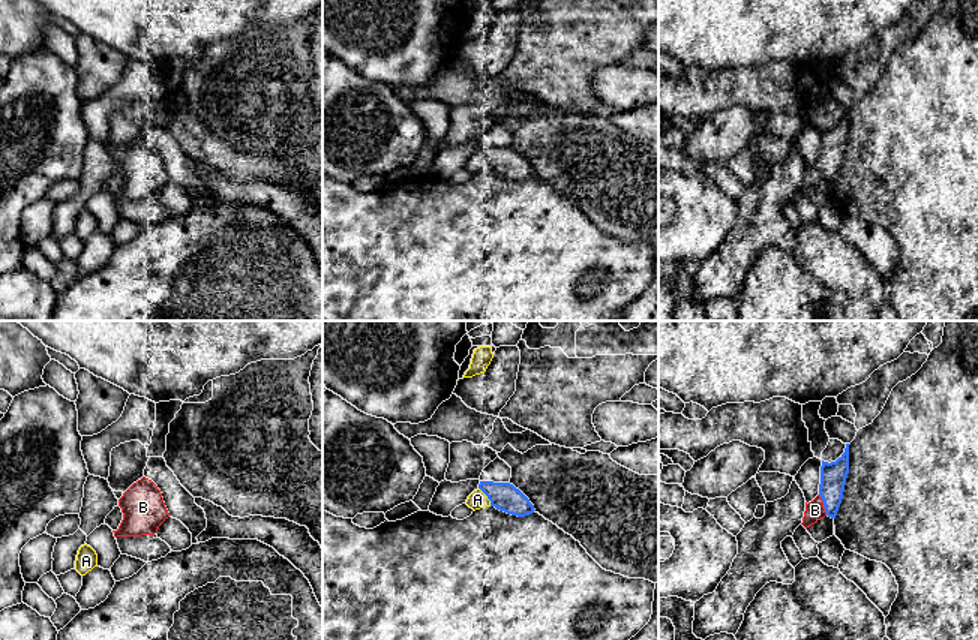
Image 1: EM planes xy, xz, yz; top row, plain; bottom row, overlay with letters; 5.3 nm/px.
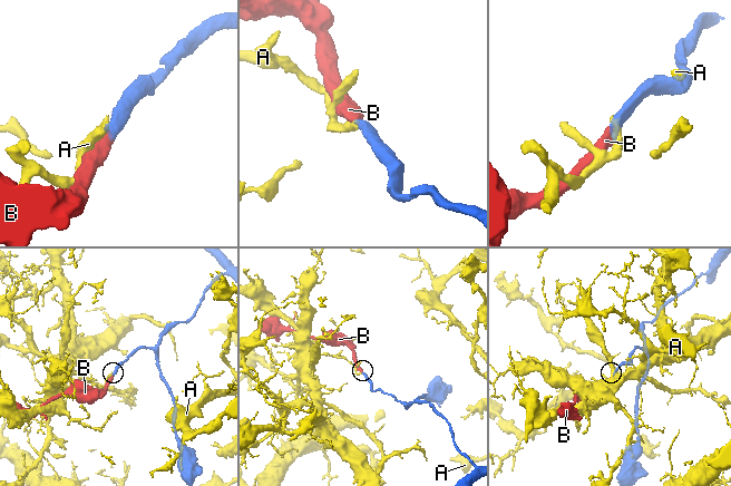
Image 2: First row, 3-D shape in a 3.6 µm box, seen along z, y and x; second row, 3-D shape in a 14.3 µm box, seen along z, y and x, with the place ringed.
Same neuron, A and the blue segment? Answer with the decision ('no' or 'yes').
no

